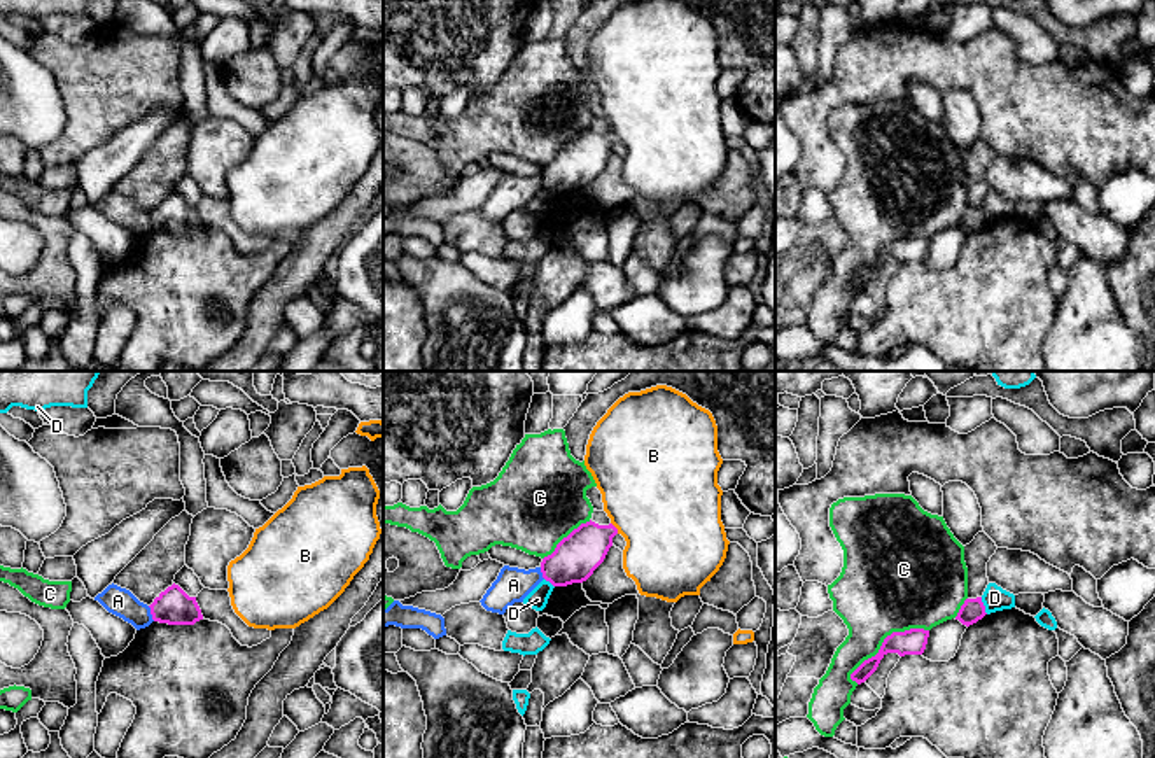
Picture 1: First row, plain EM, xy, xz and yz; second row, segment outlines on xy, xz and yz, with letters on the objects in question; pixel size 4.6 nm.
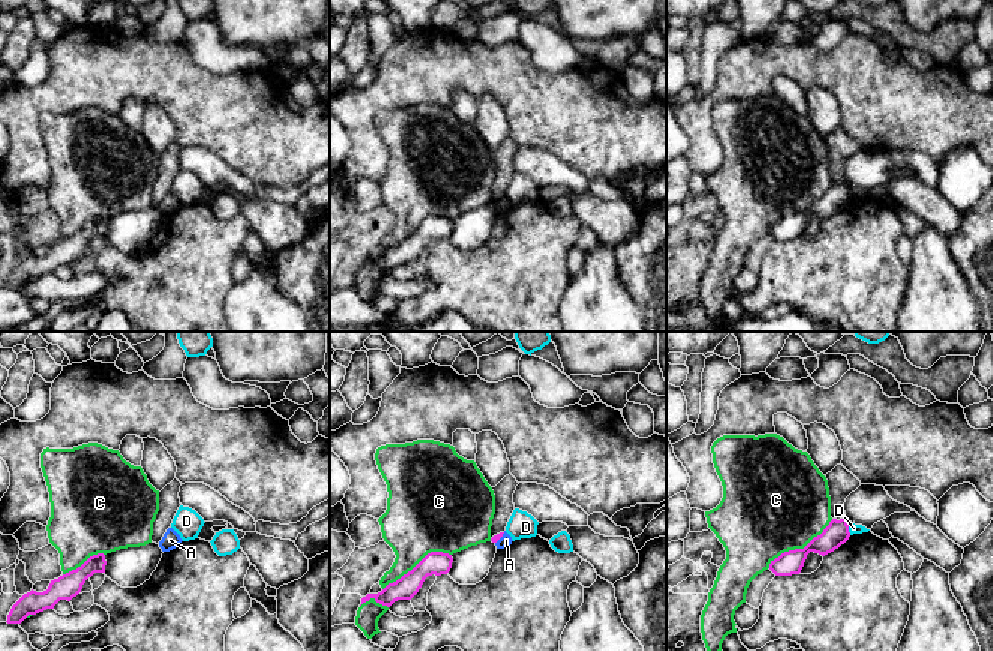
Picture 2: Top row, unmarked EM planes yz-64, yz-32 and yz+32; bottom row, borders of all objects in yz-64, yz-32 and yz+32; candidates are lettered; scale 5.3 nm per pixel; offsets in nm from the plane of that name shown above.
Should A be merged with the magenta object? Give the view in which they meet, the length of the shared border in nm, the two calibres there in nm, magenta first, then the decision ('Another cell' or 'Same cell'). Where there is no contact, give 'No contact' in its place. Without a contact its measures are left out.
Touches magenta in xy. Shared border 80 nm. Thickness 170 nm (magenta) against 130 nm. Another cell

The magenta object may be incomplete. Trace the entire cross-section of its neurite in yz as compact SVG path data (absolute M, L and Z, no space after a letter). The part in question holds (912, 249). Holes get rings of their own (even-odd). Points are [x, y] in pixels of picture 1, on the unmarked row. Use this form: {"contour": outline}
{"contour": "M910 236L905 240L892 240L887 243L878 257L878 261L864 268L852 282L850 287L858 292L864 291L878 275L880 268L887 261L905 263L922 263L928 252L929 238Z"}

